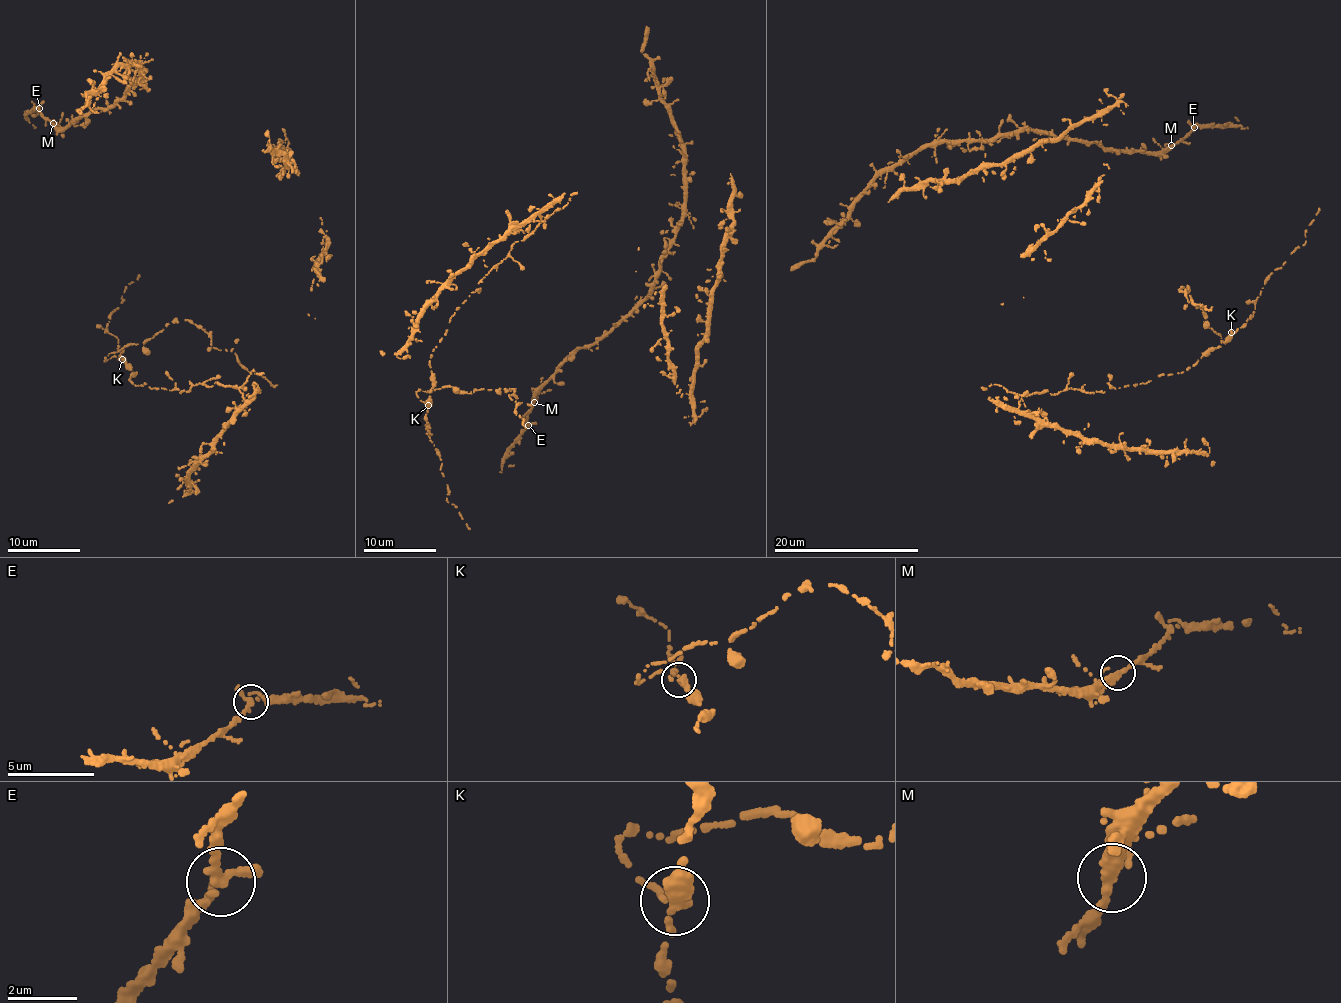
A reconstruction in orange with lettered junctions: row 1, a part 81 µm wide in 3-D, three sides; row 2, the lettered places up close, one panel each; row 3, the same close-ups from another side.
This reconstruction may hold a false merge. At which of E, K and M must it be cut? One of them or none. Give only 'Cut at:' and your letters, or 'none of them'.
Cut at: K

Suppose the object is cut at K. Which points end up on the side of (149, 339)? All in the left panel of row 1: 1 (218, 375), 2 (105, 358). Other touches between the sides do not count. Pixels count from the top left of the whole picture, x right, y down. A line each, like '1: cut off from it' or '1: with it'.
1: cut off from it
2: with it

